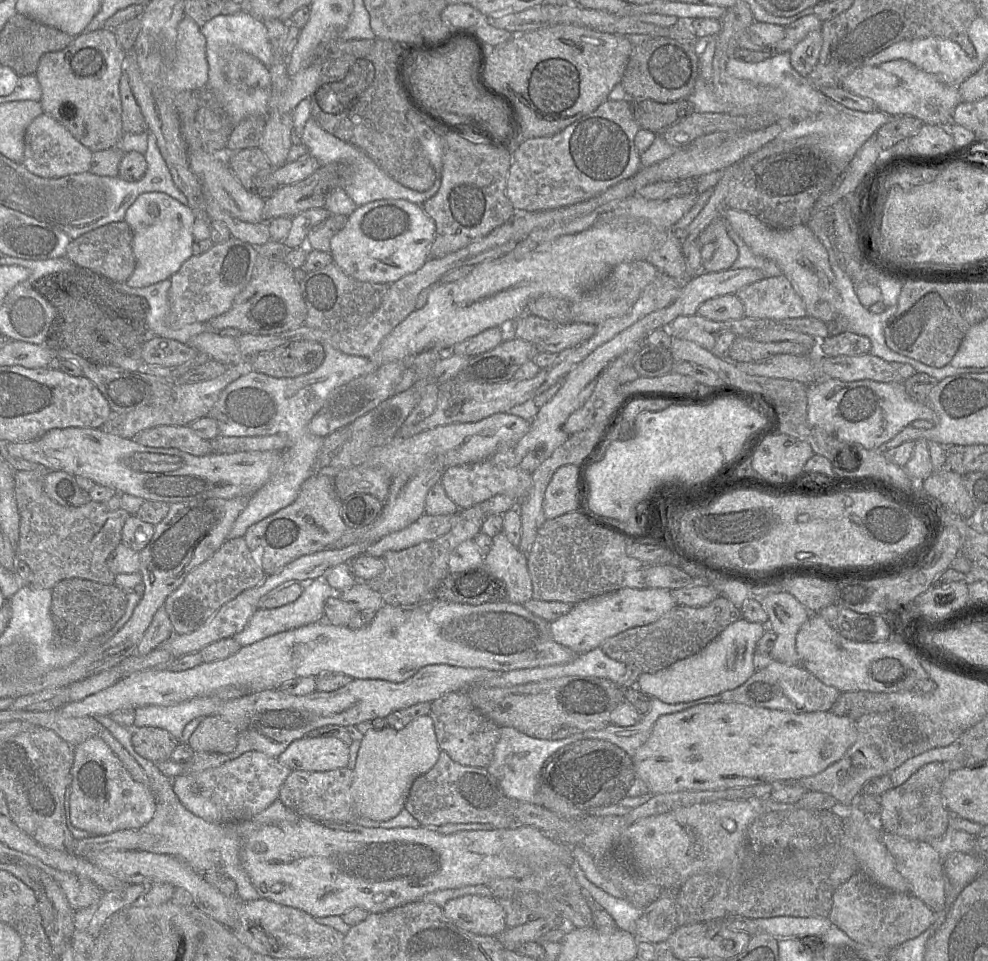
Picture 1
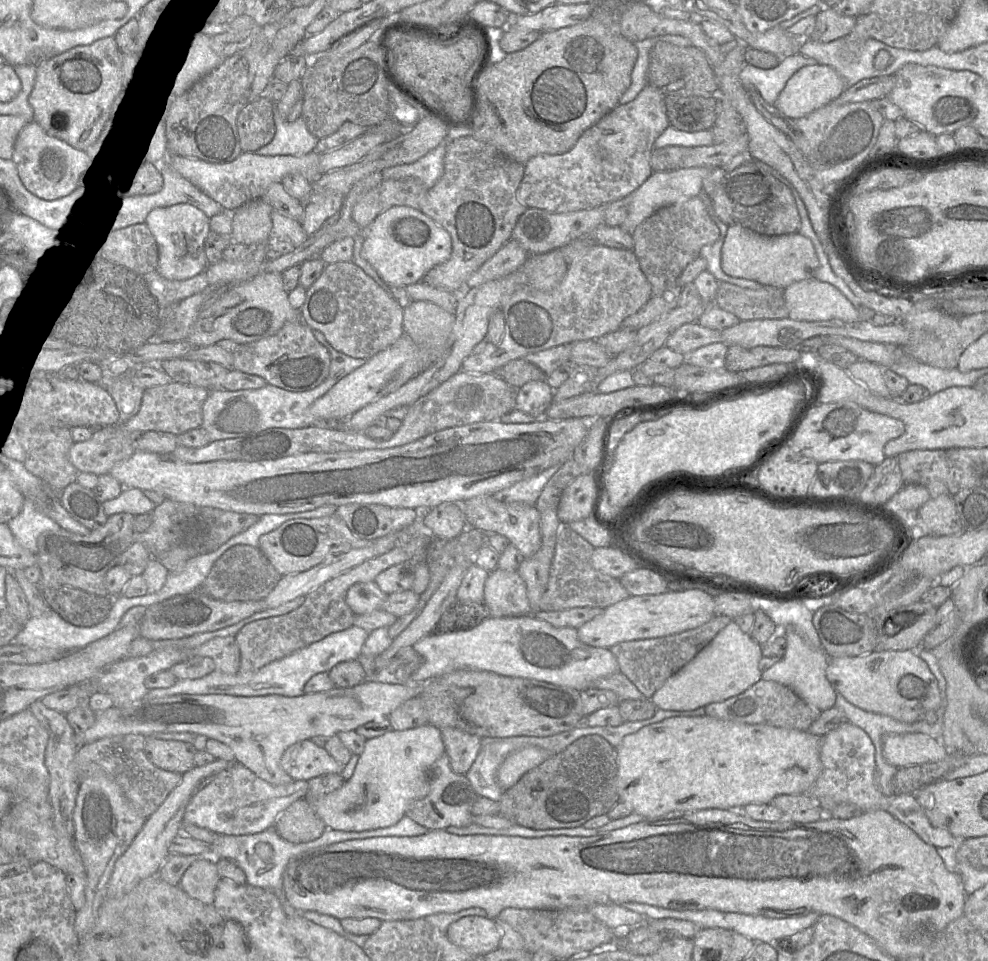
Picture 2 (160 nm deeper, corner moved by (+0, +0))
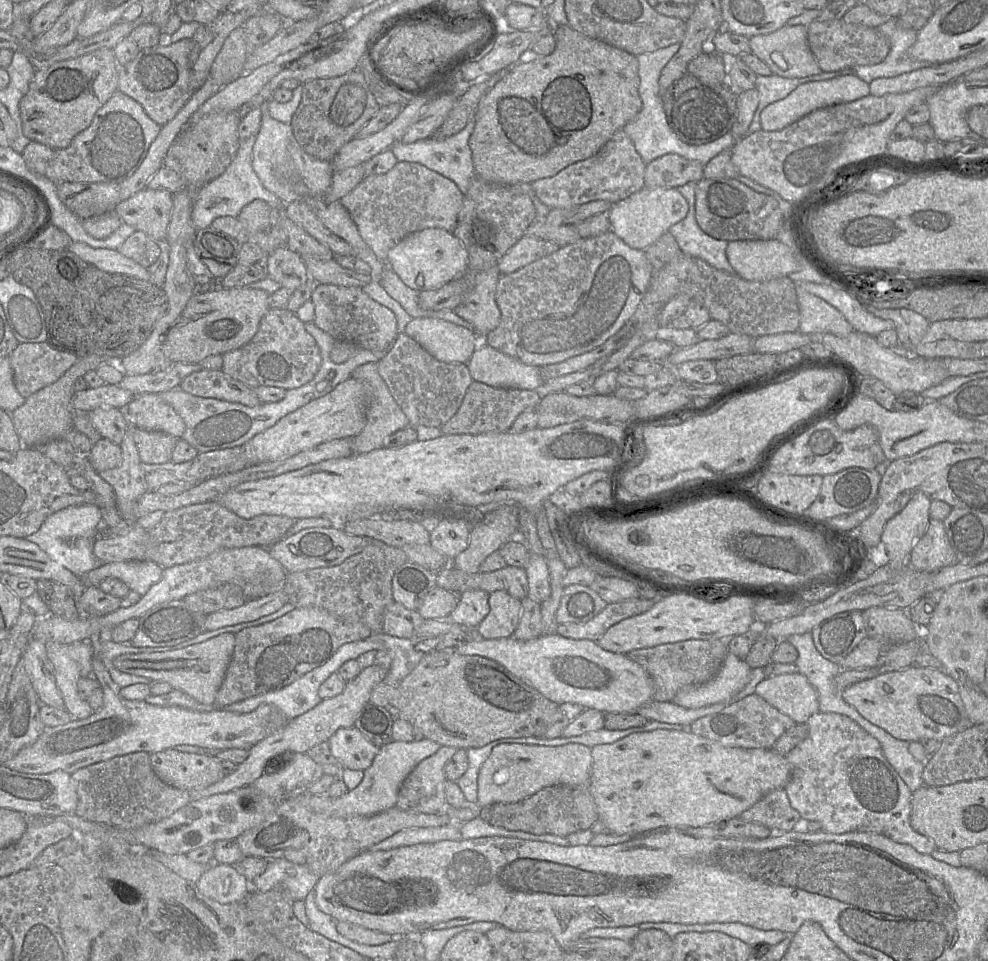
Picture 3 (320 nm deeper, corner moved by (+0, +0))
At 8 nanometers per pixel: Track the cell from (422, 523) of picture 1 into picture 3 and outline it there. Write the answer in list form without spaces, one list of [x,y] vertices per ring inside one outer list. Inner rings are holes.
[[[318,607],[293,611],[235,634],[234,651],[214,706],[226,708],[244,699],[280,690],[324,664],[342,645],[364,640],[372,630],[359,620],[347,619]]]

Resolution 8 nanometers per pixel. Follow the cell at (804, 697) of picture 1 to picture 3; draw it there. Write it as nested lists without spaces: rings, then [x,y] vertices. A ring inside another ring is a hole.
[[[753,693],[729,703],[717,713],[695,720],[691,724],[691,732],[726,747],[769,749],[786,731],[795,725],[796,723],[792,718]]]

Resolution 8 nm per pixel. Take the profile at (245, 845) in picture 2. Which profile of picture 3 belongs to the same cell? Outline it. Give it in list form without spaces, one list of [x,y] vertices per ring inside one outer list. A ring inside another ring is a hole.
[[[285,857],[267,861],[264,873],[253,880],[259,892],[282,888],[294,902],[303,901],[319,879],[306,865],[294,864]]]

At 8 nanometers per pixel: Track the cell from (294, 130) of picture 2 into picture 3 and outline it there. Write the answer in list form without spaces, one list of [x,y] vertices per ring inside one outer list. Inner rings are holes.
[[[268,101],[264,102],[260,109],[262,121],[252,149],[252,167],[262,185],[284,204],[314,198],[297,194],[297,192],[306,190],[306,186],[314,195],[324,195],[331,185],[334,173],[331,162],[322,161],[307,154],[295,139],[291,125],[277,121],[270,116]]]

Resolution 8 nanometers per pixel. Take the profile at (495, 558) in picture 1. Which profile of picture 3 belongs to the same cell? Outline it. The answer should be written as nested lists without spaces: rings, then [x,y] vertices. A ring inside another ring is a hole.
[[[497,590],[490,593],[489,605],[490,611],[476,628],[477,633],[484,639],[511,637],[520,622],[522,601]]]

